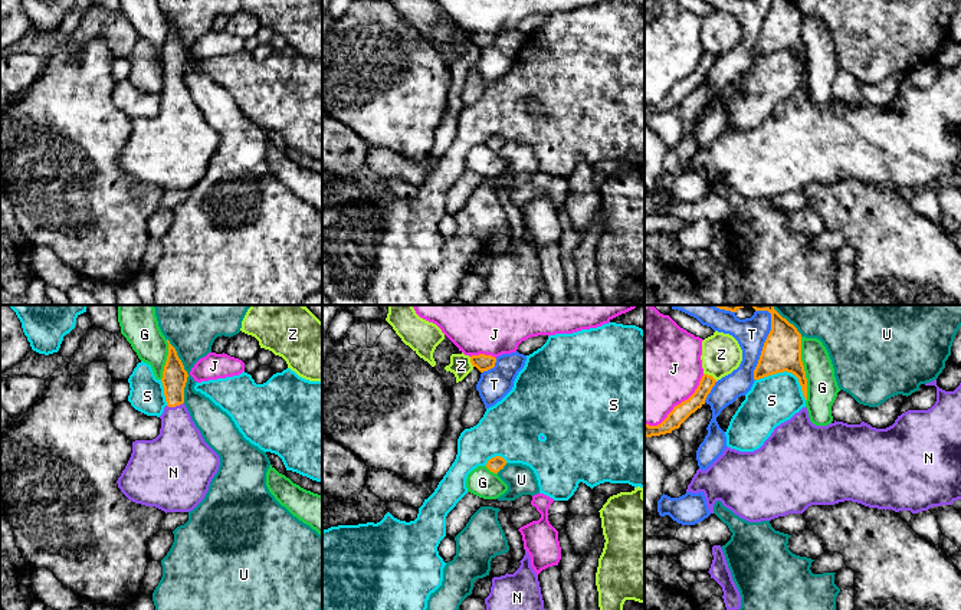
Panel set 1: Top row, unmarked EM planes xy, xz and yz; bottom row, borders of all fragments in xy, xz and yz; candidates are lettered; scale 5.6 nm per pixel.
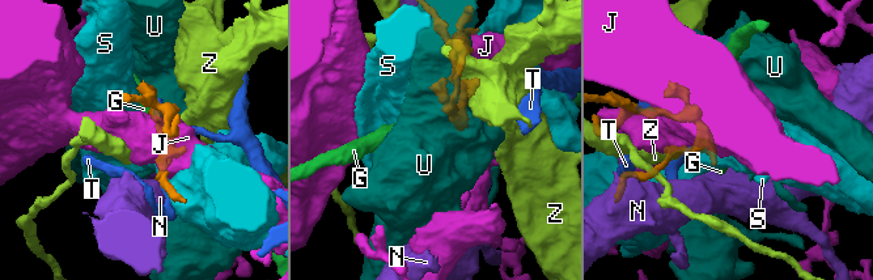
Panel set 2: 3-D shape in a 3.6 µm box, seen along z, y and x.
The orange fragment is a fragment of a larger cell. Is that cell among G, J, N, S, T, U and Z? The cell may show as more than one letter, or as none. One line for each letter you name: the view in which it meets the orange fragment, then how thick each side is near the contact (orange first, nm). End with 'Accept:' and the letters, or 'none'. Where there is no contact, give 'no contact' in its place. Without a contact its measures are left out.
N: meets orange in xy; 140 nm thick on the orange side, 300 nm on the other
Accept: N

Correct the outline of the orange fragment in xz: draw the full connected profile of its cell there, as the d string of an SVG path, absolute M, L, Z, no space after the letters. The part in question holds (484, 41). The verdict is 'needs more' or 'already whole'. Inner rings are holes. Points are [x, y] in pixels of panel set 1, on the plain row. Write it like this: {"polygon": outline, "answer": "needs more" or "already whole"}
{"polygon": "M479 32L479 33L472 33L470 40L480 50L483 50L495 45L496 36L492 33Z", "answer": "already whole"}

